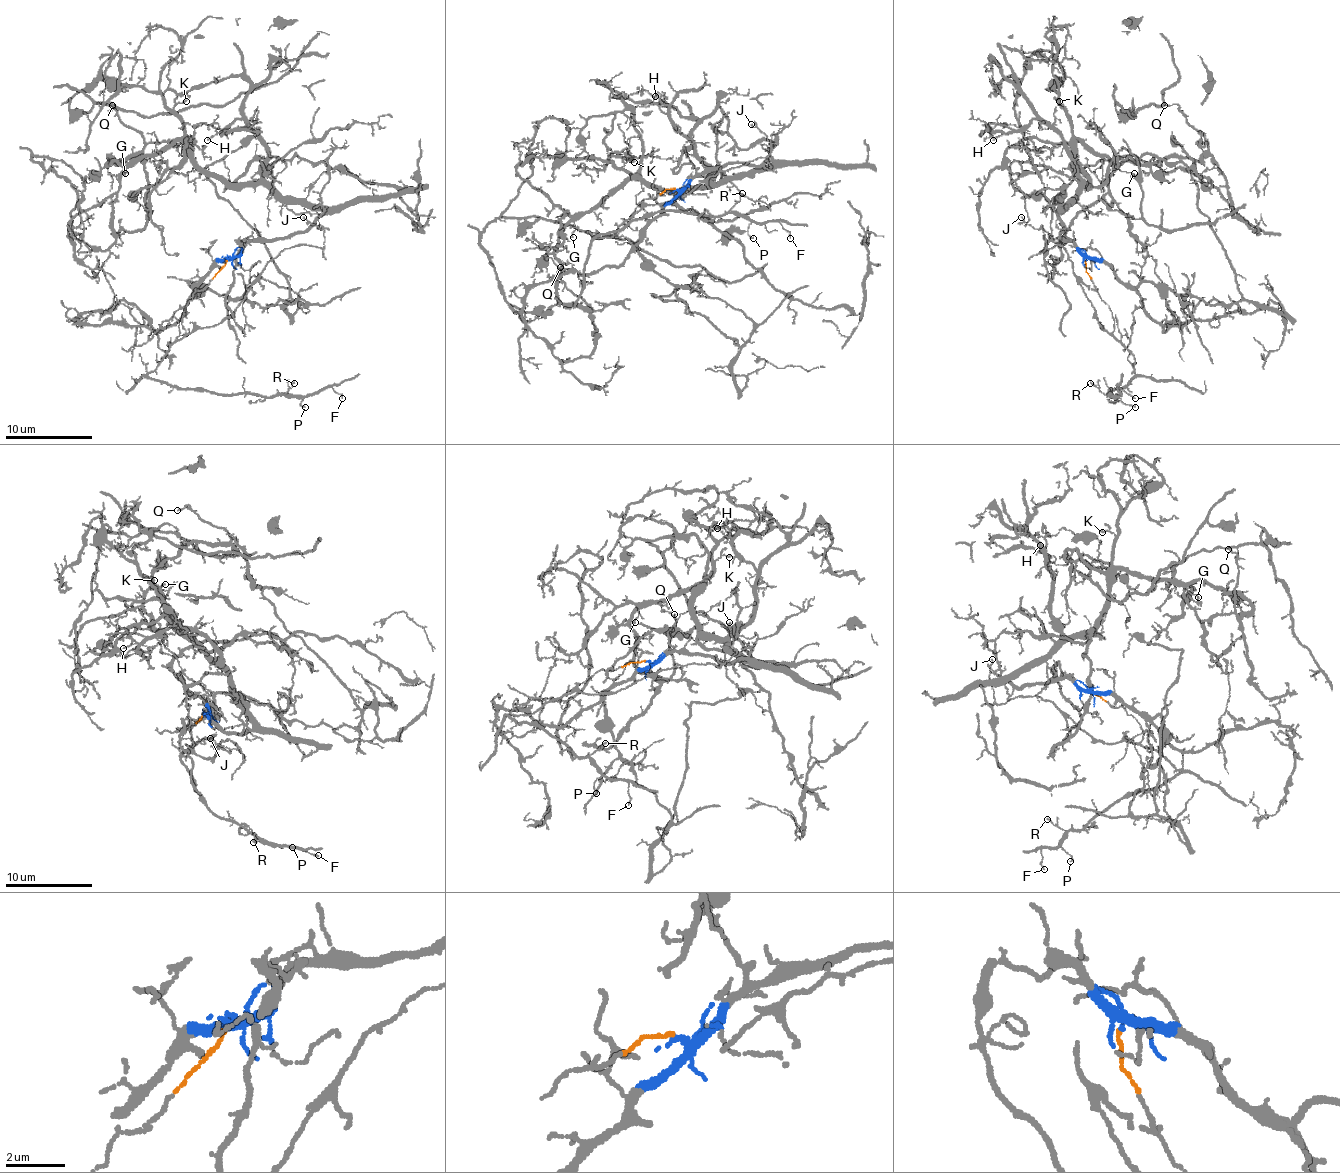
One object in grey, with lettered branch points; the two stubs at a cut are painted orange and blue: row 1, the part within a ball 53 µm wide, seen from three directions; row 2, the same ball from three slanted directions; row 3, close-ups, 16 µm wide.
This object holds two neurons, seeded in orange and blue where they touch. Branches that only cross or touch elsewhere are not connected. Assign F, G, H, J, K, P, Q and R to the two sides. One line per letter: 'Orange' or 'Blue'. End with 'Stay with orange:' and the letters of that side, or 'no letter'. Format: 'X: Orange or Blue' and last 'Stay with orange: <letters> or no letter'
F: Orange
G: Blue
H: Blue
J: Orange
K: Blue
P: Orange
Q: Blue
R: Orange
Stay with orange: F, J, P, R

